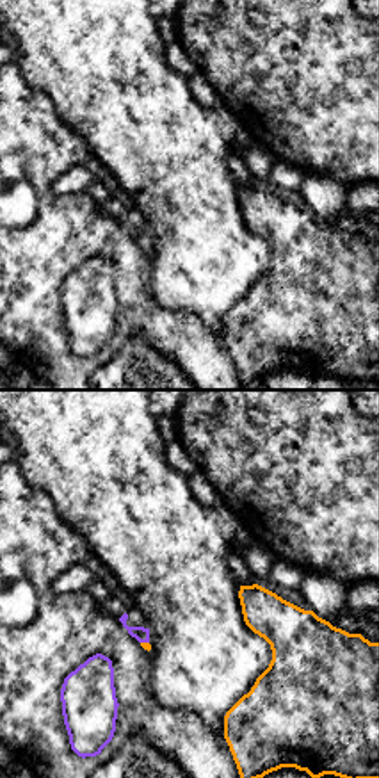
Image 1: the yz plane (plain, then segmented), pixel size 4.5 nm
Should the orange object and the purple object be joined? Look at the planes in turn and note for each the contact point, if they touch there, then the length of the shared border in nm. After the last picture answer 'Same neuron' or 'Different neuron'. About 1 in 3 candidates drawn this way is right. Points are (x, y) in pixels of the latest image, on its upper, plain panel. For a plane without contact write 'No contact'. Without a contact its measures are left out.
Touches orange at (145, 244). Shared border 40 nm

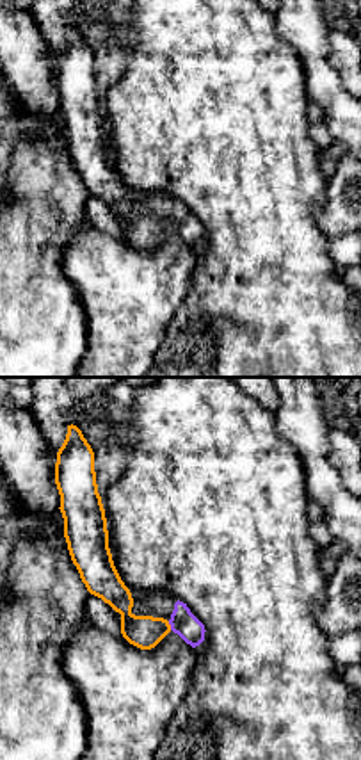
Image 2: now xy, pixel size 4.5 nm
Touches orange at (169, 226). Shared border 40 nm

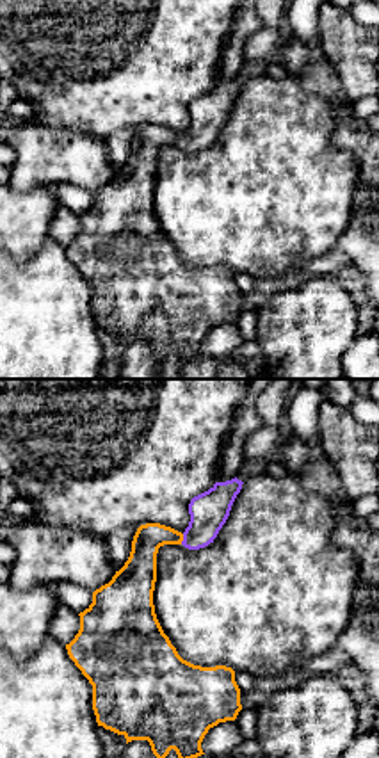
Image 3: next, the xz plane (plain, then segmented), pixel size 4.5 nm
Touches orange at (182, 141). Shared border 50 nm

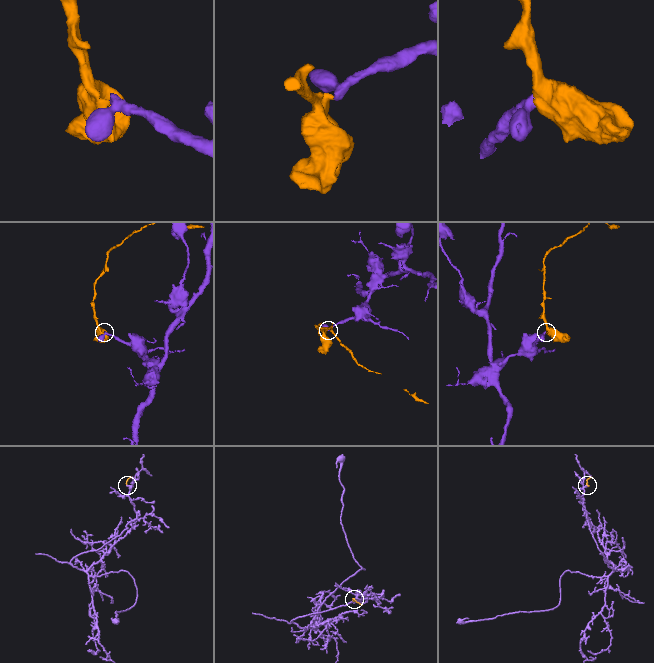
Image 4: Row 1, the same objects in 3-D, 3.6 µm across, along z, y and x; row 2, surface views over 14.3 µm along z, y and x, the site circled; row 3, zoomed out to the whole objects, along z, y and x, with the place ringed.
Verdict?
Same neuron

